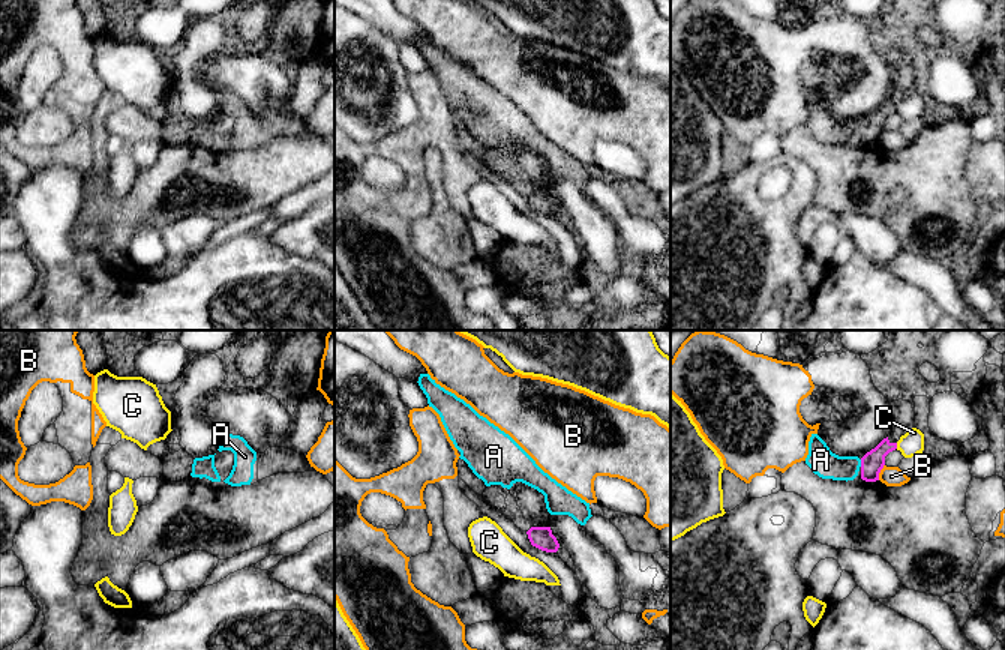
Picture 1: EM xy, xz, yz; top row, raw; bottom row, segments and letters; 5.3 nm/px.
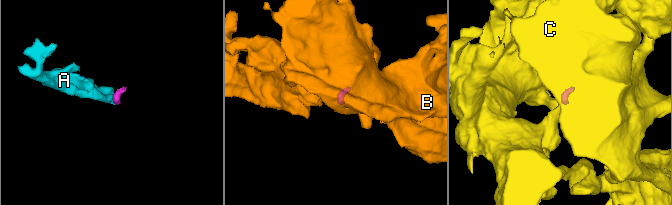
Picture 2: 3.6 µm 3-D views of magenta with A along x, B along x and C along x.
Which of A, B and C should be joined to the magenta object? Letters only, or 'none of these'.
A

